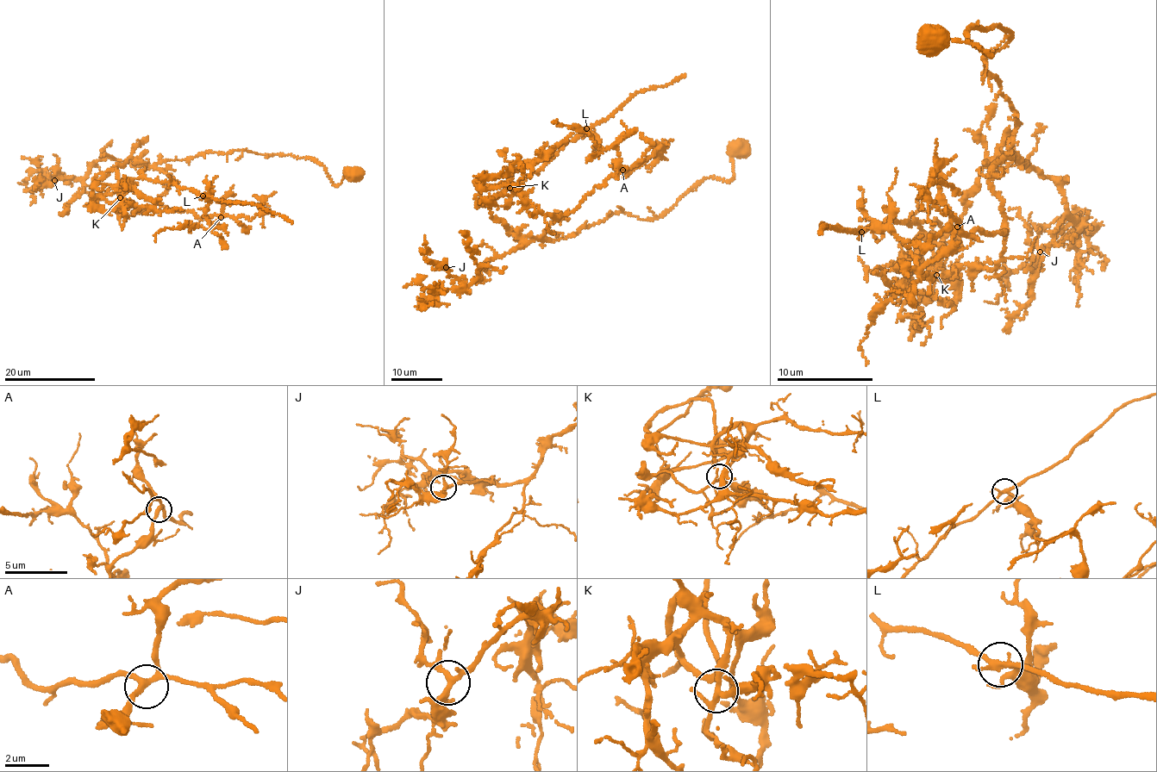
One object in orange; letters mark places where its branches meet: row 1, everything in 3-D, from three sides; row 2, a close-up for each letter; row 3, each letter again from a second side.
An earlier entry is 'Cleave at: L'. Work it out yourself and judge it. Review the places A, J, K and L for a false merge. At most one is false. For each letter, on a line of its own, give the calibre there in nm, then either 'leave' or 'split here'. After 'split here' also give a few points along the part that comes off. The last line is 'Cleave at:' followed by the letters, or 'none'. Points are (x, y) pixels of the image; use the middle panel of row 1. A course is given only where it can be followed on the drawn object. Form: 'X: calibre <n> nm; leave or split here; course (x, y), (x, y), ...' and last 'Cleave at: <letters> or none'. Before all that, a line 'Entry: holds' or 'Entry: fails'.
Entry: holds
A: calibre 240 nm; leave
J: calibre 240 nm; leave
K: calibre 240 nm; leave
L: calibre 240 nm; split here; course (586, 128), (512, 194), (478, 202), (521, 243)
Cleave at: L

